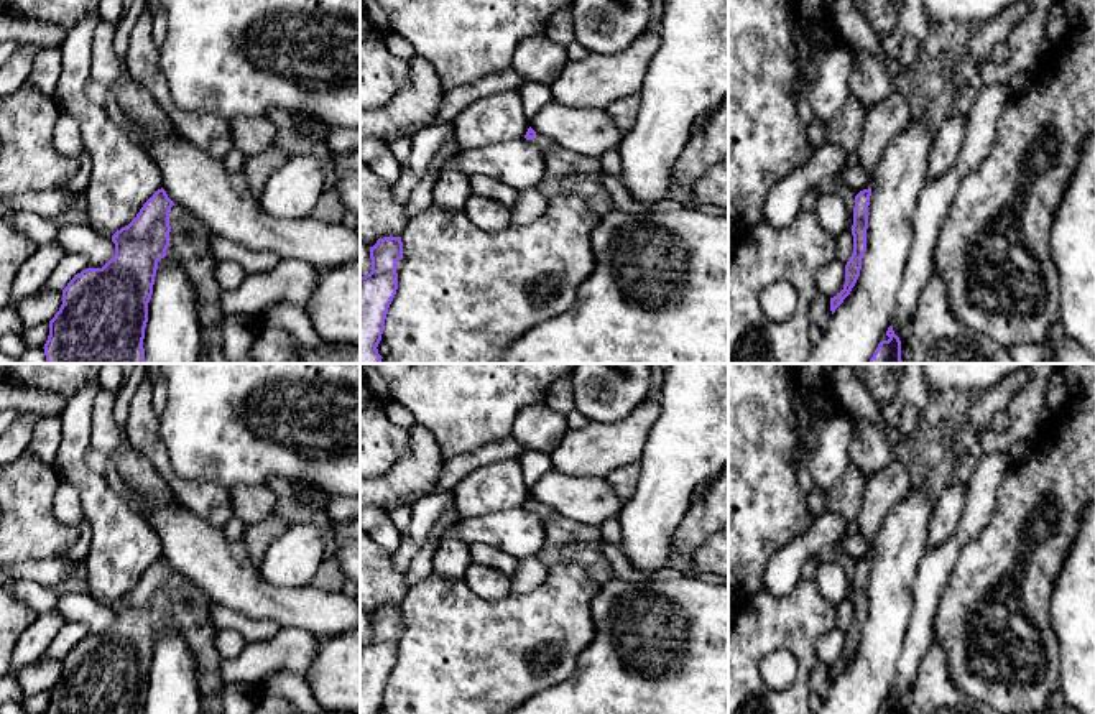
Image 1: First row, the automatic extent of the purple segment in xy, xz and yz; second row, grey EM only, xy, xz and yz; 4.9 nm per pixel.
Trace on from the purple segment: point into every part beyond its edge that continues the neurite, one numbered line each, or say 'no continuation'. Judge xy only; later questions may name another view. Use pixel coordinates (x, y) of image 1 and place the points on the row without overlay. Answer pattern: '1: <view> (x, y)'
1: xy (189, 614)

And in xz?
1: xz (561, 530)

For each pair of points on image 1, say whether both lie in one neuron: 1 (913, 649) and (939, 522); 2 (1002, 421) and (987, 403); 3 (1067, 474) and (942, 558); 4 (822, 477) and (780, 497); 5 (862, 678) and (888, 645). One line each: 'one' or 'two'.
1: two
2: two
3: two
4: two
5: one

